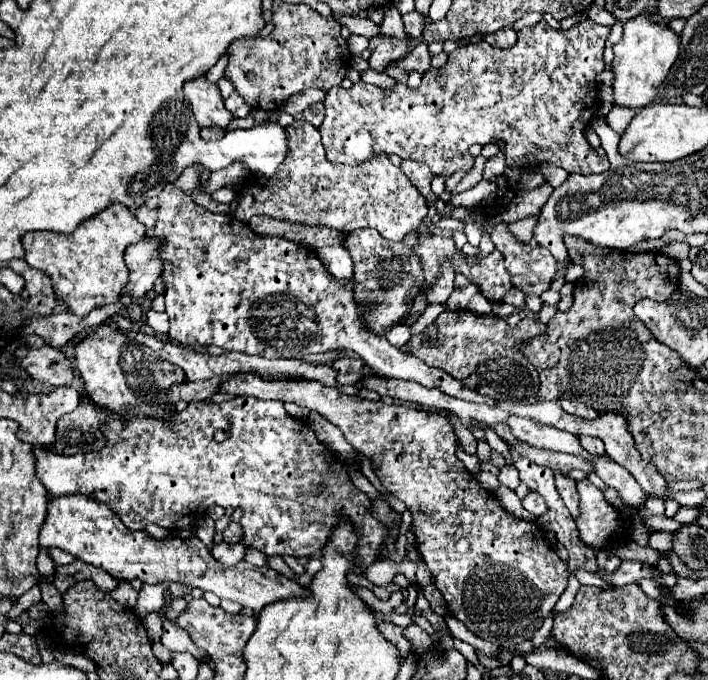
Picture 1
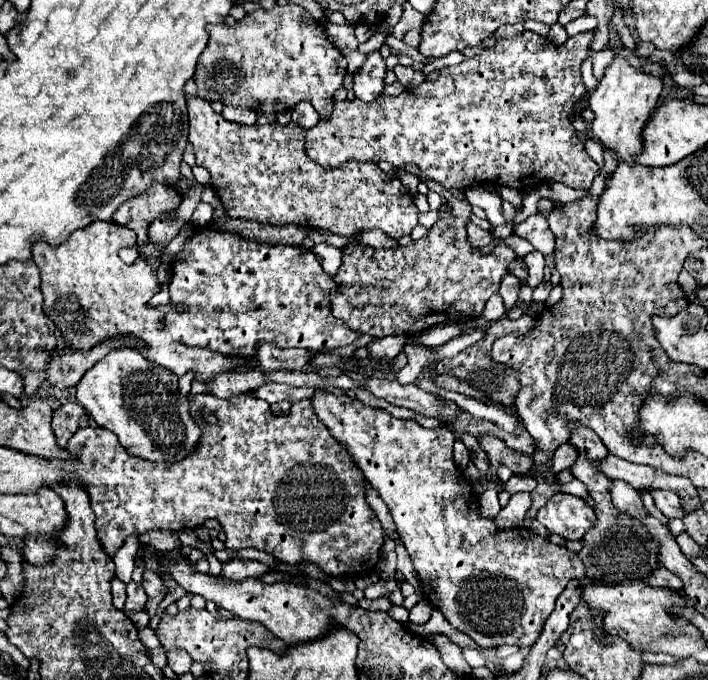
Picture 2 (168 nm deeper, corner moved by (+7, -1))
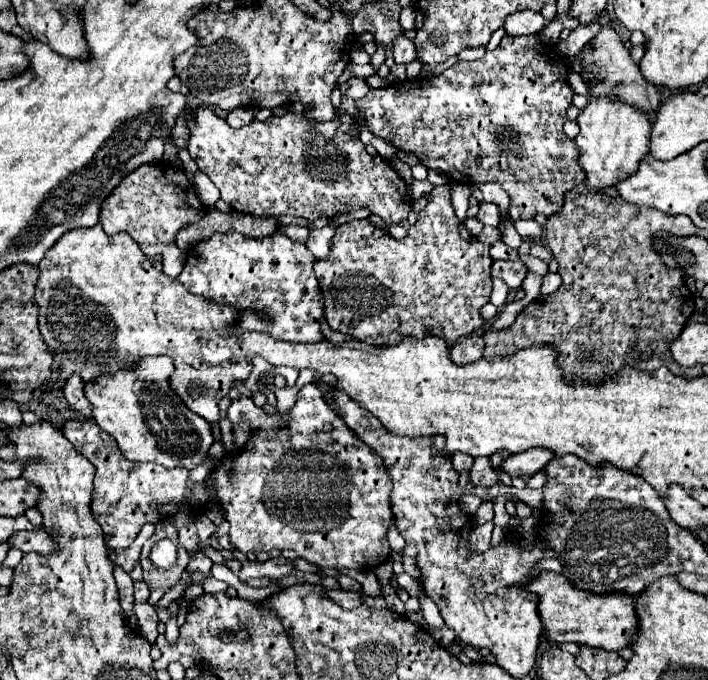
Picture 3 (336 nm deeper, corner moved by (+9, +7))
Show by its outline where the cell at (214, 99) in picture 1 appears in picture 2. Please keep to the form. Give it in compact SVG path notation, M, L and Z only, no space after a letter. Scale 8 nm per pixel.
M195 96L187 98L187 108L189 108L187 138L195 148L197 166L203 166L209 170L213 180L211 184L219 200L223 202L227 216L257 220L261 224L297 224L303 228L323 228L347 238L351 238L353 232L359 228L363 230L379 228L387 236L399 240L401 236L411 234L413 226L417 224L419 210L413 204L413 196L401 184L397 174L383 172L375 162L361 164L357 160L351 160L339 168L323 168L307 156L305 128L301 128L295 122L289 122L287 126L281 126L277 122L265 124L265 126L231 124L223 120L223 116L215 114L207 100L201 100Z

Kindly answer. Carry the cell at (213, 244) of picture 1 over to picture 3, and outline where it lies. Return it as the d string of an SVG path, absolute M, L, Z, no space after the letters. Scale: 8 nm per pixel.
M281 232L265 236L263 240L237 234L213 234L211 238L201 240L187 252L185 268L177 280L193 294L201 294L215 304L237 308L237 330L261 330L269 332L277 340L289 342L321 342L325 340L325 334L321 332L323 296L319 290L319 282L313 274L313 264L315 256L309 252L309 248L301 242L287 238Z

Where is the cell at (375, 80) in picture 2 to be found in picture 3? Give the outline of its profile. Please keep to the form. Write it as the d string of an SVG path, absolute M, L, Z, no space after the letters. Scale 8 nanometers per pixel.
M349 78L349 80L347 80L345 84L341 84L339 88L341 88L345 94L349 94L353 100L363 98L363 96L371 90L365 78Z

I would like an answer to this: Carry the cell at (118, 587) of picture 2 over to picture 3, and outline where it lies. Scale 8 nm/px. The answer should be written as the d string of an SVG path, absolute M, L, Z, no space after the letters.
M135 602L135 604L133 604L133 612L135 612L137 620L139 620L141 634L153 644L155 638L157 638L157 622L159 622L155 608L153 608L149 602L145 602L145 604L137 604L137 602Z

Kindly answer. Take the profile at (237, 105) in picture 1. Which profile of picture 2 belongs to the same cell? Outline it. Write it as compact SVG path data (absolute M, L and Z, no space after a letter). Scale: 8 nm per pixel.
M225 106L225 110L221 112L221 116L229 122L237 122L237 124L255 124L257 120L257 114L253 110L247 110L247 108L231 108L231 106Z

